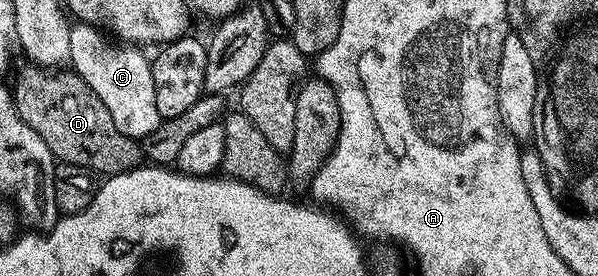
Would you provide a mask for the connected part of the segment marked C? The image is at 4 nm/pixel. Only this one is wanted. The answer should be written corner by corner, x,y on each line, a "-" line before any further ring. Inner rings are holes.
82,22
72,25
69,40
70,58
74,73
78,74
101,102
107,106
115,121
118,135
142,140
153,132
161,122
157,114
157,104
154,97
151,63
140,53
140,49
113,43
100,29

